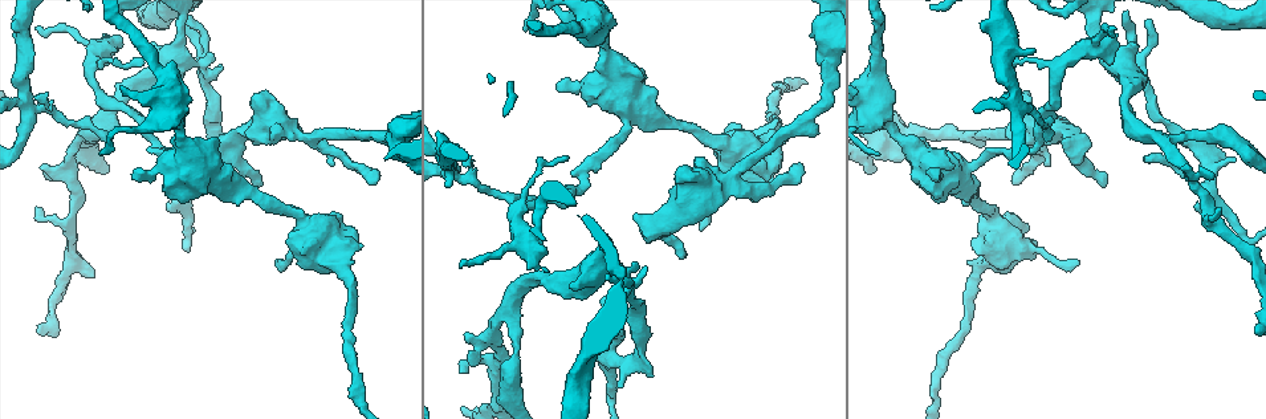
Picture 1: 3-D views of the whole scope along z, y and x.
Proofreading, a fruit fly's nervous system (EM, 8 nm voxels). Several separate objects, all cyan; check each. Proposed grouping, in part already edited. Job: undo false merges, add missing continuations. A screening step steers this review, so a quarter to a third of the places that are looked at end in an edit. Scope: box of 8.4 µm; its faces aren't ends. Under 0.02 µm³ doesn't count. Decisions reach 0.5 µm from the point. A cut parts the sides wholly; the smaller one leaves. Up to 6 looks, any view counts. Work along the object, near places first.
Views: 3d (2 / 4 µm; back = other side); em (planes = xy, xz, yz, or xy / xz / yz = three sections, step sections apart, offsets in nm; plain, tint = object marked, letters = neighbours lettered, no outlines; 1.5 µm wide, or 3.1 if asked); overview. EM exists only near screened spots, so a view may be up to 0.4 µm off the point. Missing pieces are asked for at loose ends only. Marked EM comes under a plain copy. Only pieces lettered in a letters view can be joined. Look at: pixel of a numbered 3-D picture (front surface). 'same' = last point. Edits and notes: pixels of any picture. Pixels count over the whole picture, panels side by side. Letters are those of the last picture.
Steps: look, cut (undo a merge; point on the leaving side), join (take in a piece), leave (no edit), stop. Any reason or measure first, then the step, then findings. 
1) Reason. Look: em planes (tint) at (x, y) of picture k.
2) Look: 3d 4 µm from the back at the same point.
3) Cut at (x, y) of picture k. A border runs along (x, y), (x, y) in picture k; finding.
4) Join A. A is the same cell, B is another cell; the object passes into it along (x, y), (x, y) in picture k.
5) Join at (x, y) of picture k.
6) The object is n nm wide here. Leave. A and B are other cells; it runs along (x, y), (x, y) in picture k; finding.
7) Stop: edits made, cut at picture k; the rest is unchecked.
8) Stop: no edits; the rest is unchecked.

Free end. Look: em planes (letters) at (1146, 159) of picture 1.

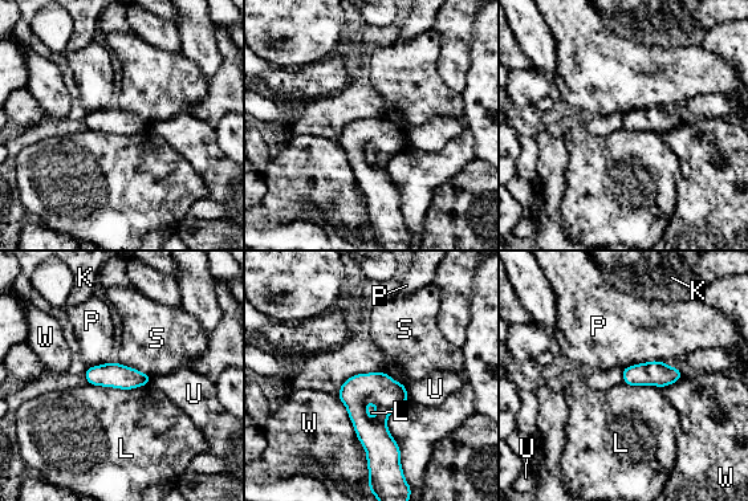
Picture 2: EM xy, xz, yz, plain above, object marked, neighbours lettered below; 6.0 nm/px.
Leave. K, L, P, S, U and W are other cells; a border runs along (150, 382), (131, 389), (89, 385) in picture 2; no lettered piece goes on from it.

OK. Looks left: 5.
Three arms meet. Look: 3d 2 µm from the back at (222, 69) of picture 1.

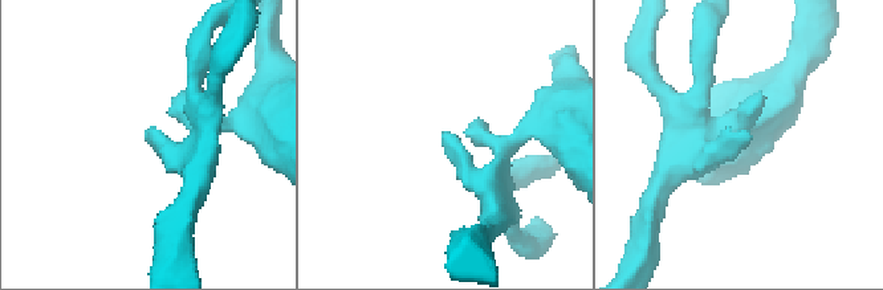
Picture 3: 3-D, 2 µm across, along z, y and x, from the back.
3 arms meet here; the arms are 160, 200, 280 nm wide; now the EM. Look: em planes (tint) at (750, 136) of picture 3.

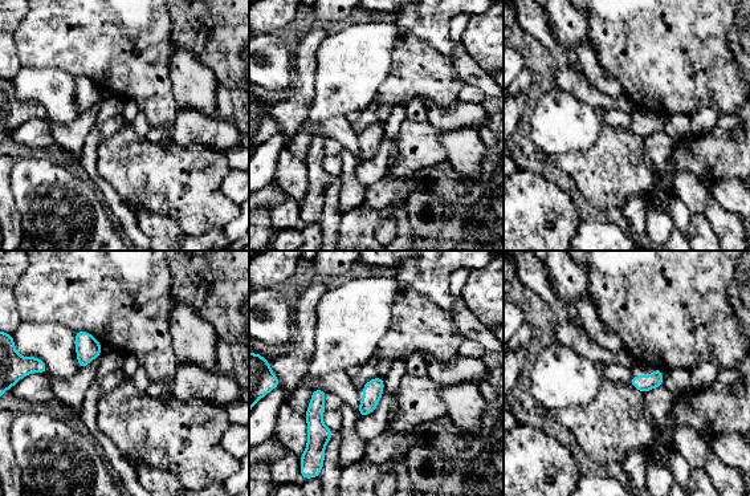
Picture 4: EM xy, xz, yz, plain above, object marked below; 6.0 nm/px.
What lies round it. Look: em planes (letters) at the same point.

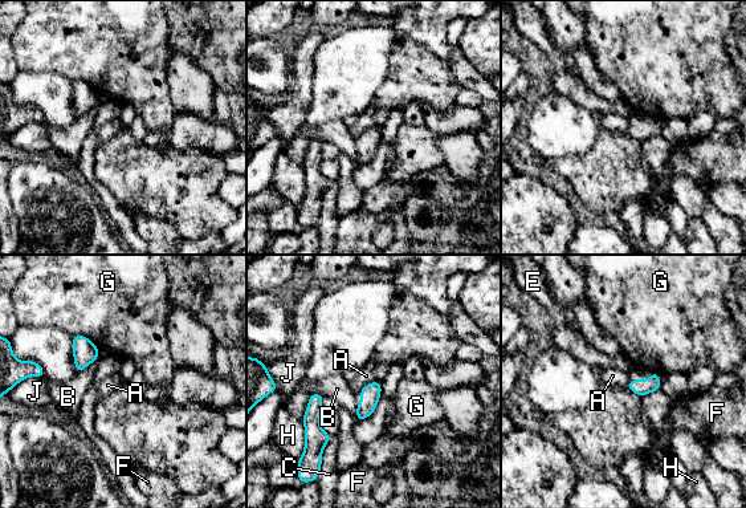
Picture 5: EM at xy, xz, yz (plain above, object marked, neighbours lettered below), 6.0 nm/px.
Leave. A, B, C, E, F, G, H and J are other cells; a border runs along (376, 380), (359, 389) in picture 5; none of them fits.

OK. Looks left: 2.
Tapers out. Look: em planes (letters) at (461, 267) of picture 1.

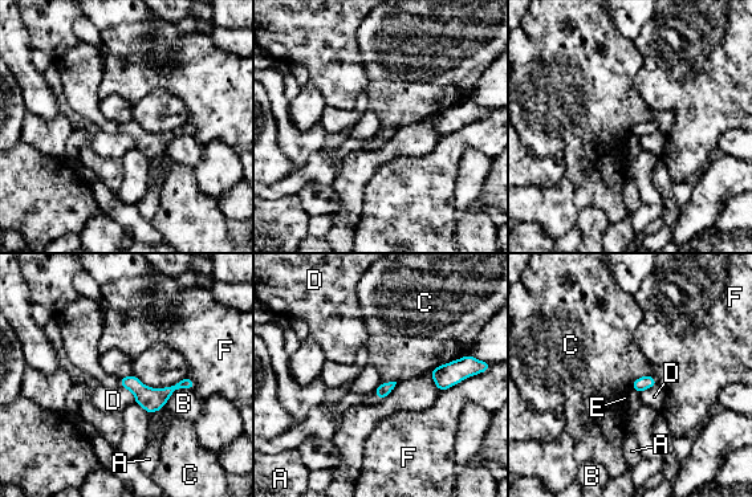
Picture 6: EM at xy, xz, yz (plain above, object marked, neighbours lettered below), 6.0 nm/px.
The longest contact is with F, 220 nm. Leave. A, B, C, D, E and F are other cells; a border runs along (121, 386), (133, 394), (134, 402) in picture 6; no lettered piece goes on from it.

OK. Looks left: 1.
Stop: no edits; the rest is unchecked.

